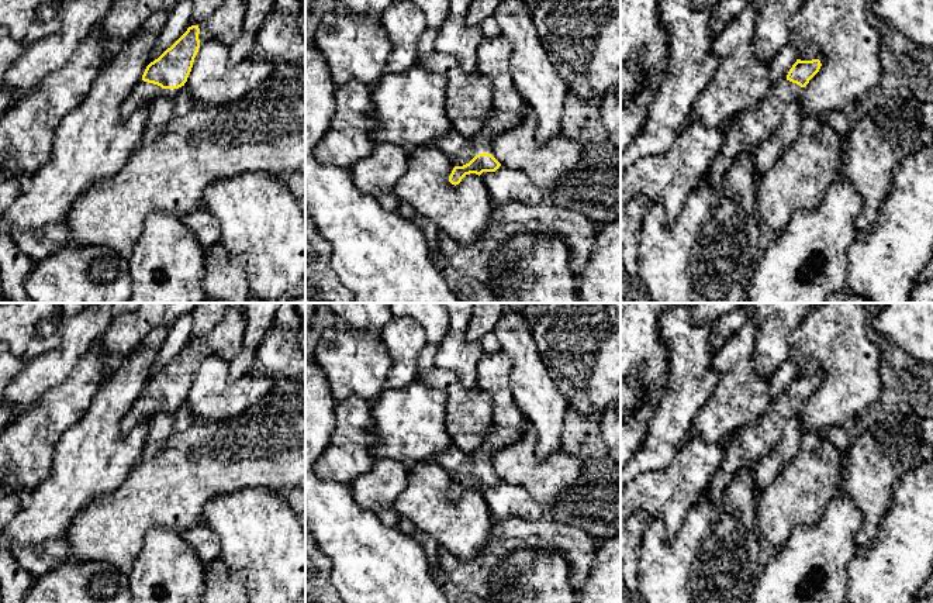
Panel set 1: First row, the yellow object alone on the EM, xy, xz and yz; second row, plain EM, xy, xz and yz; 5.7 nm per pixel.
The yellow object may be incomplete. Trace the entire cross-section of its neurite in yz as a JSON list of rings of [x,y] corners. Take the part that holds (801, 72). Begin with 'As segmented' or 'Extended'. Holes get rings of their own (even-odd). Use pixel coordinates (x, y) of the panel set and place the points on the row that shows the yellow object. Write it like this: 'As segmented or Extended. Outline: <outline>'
Extended. Outline: [[[796,59],[787,77],[773,85],[757,106],[730,120],[721,151],[706,175],[712,186],[723,185],[726,169],[737,156],[744,152],[754,154],[759,145],[780,127],[787,107],[799,99],[802,89],[820,66],[819,59]]]

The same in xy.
Extended. Outline: [[[224,0],[204,23],[189,27],[170,48],[146,66],[142,80],[121,107],[122,120],[148,106],[163,89],[184,86],[200,45],[220,41],[229,46],[242,32],[243,17],[245,0]]]

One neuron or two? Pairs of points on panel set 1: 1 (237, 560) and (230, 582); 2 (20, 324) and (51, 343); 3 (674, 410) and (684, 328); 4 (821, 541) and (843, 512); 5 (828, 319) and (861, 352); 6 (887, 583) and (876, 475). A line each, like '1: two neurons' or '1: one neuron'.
1: two neurons
2: one neuron
3: one neuron
4: one neuron
5: one neuron
6: two neurons

